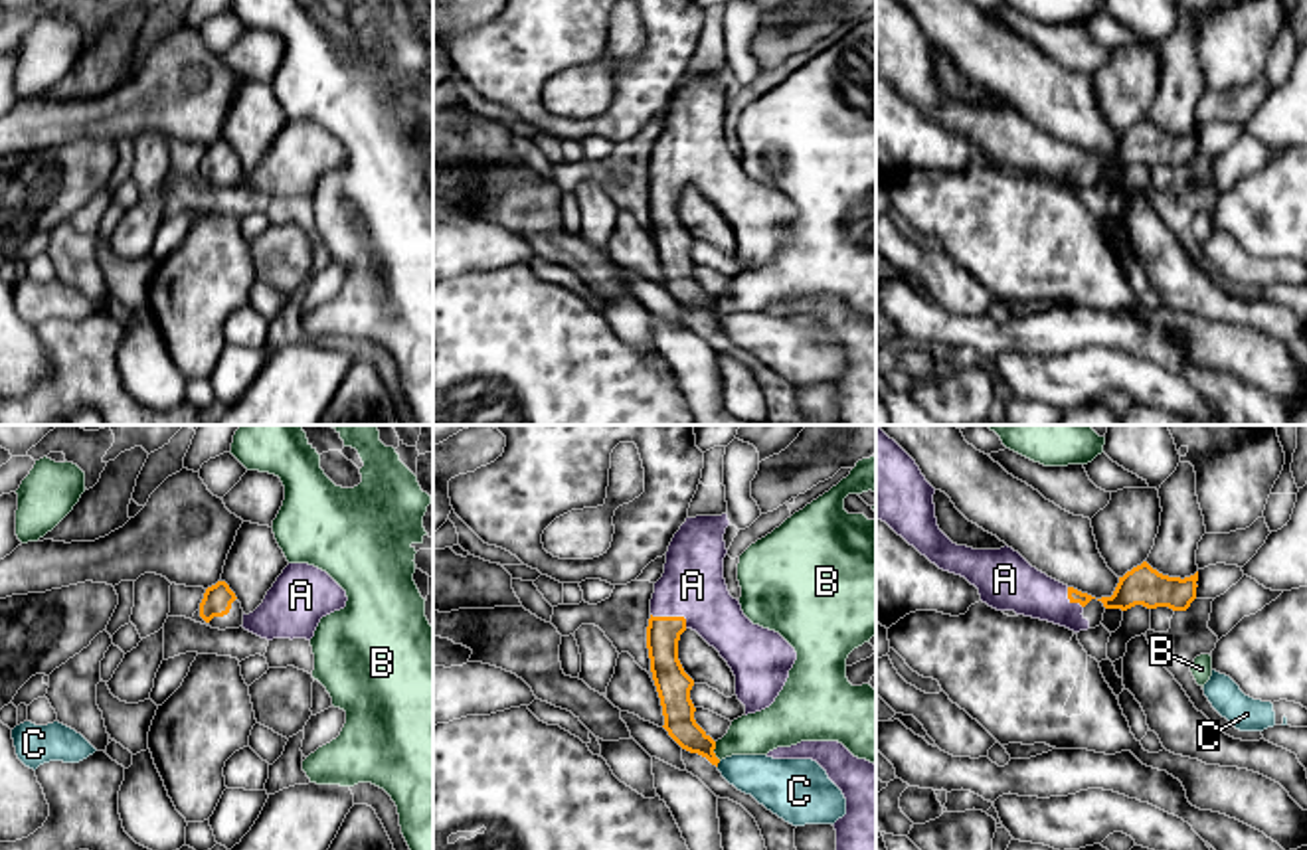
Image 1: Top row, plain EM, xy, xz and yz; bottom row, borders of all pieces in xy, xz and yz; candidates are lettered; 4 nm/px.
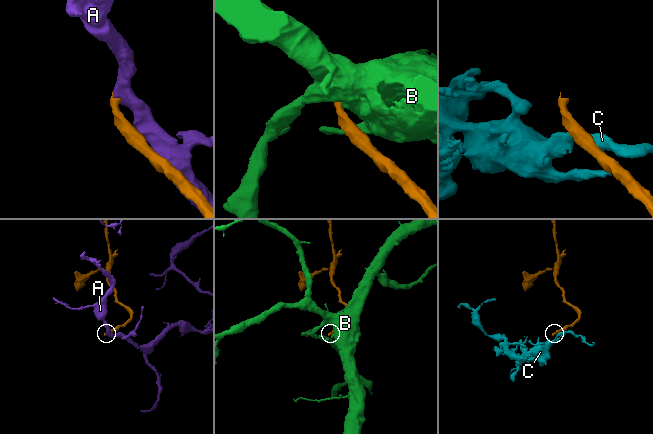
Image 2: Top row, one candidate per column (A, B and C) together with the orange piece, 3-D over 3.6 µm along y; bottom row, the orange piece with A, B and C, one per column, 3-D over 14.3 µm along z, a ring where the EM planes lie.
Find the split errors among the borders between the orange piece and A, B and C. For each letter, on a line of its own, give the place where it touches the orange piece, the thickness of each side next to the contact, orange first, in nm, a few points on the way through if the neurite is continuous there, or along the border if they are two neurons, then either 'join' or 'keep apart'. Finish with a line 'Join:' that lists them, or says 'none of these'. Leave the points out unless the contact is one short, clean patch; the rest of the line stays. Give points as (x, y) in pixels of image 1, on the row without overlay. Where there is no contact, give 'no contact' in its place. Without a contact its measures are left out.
A: contact xz (673, 174); calibres 140 and 260 nm; way xz (663, 190), (673, 174), (693, 143); join
B: contact xz (712, 309); calibres 130 and 180 nm; border xz (714, 299), (714, 311), (720, 317); keep apart
C: contact xz (718, 319); calibres 130 and 200 nm; border xz (720, 319), (716, 323); keep apart
Join: A

